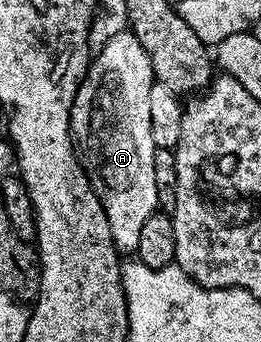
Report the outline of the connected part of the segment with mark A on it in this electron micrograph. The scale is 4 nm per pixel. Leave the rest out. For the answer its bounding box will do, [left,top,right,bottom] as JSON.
[72,32,160,256]

